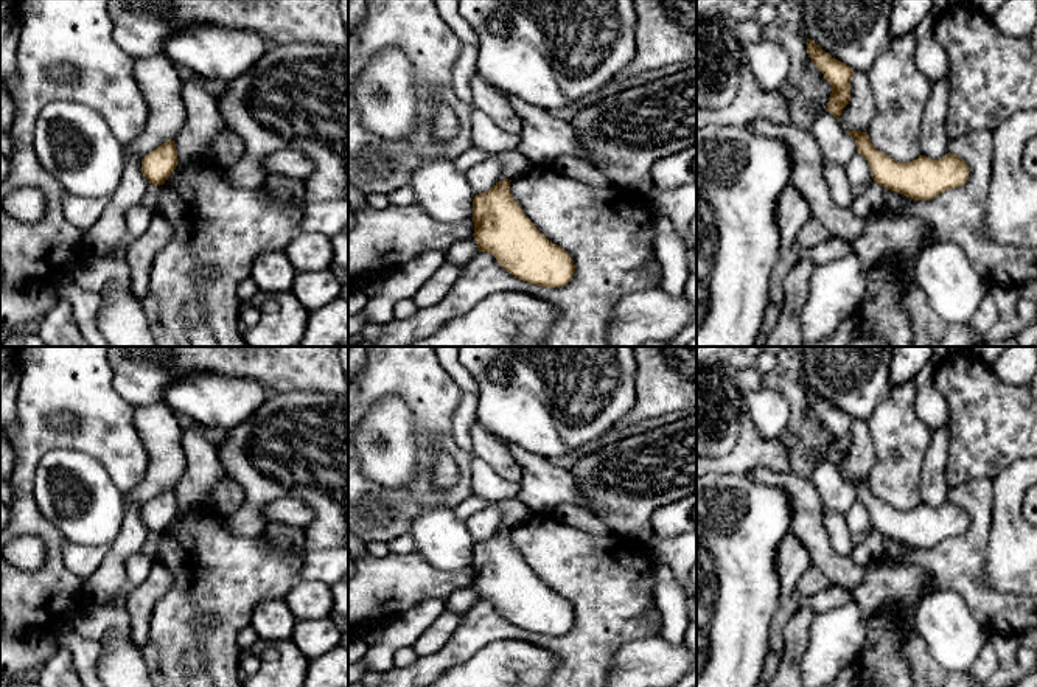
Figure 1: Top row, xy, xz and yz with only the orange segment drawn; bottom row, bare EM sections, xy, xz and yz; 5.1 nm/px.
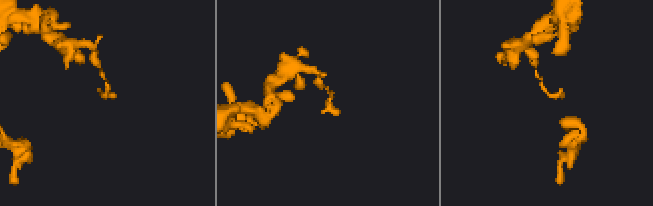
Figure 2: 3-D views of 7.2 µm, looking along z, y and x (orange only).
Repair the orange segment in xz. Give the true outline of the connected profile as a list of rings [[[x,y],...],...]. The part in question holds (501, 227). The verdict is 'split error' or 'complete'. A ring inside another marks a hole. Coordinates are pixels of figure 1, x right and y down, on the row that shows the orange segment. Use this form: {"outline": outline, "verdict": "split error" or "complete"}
{"outline": [[[508,179],[496,182],[488,191],[473,199],[474,239],[479,252],[491,253],[496,261],[516,278],[544,288],[567,284],[575,272],[574,260],[564,249],[549,241],[524,214],[510,193]]], "verdict": "complete"}

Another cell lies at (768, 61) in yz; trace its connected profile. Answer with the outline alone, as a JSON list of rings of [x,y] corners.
[[[762,39],[756,44],[742,44],[742,50],[757,84],[765,92],[782,90],[790,68],[785,48],[776,40]]]

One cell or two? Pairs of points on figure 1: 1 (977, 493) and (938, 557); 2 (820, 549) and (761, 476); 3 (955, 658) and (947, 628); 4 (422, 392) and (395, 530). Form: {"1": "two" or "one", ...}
{"1": "one", "2": "one", "3": "one", "4": "one"}

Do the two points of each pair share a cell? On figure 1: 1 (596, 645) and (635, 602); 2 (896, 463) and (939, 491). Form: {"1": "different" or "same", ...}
{"1": "same", "2": "different"}

